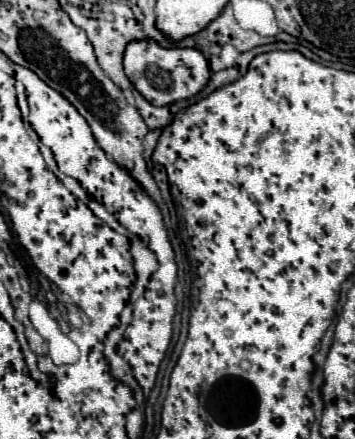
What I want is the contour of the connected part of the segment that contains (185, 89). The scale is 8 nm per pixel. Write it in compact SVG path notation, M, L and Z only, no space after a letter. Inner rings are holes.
M154 40L128 44L124 54L124 72L134 88L154 106L168 106L196 96L210 78L208 60L196 48L160 48Z

